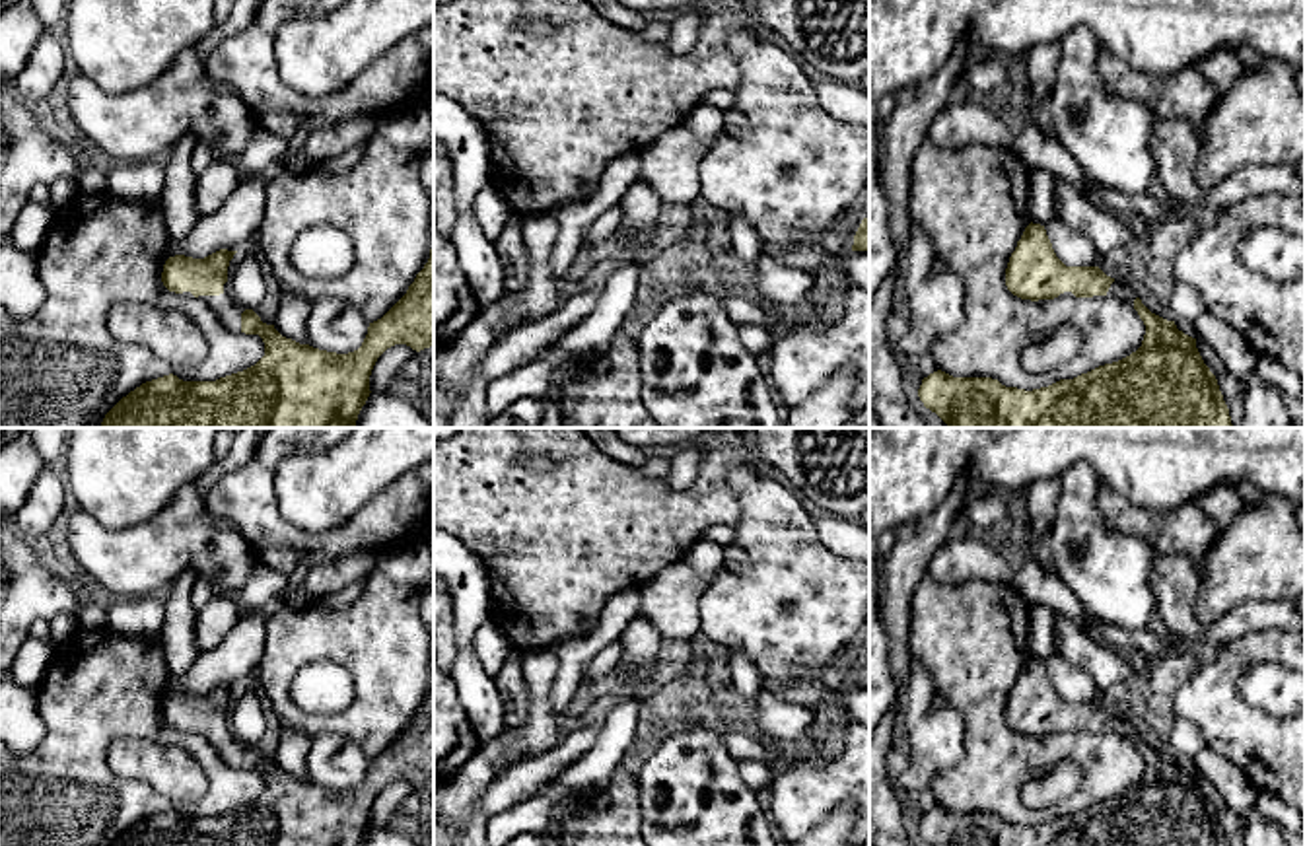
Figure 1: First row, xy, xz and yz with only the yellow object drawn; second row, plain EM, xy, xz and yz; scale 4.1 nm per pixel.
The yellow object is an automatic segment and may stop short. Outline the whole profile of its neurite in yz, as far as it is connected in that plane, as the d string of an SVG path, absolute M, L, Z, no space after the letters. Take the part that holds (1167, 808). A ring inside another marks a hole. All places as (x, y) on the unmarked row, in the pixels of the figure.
M1140 733L1134 745L1146 760L1142 782L1130 792L1074 815L1025 827L992 813L953 813L941 805L922 815L918 832L930 846L1229 846L1216 811L1204 799L1196 774L1151 749Z

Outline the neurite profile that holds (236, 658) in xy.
M241 611L226 638L202 652L189 671L171 677L165 696L175 690L204 694L220 685L241 687L255 677L265 653L266 618L261 611Z

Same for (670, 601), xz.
M687 560L671 564L640 587L640 609L667 648L683 648L700 638L700 597L714 578L702 576Z

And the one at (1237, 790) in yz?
M1204 749L1192 762L1196 774L1214 784L1229 809L1243 819L1252 811L1258 790L1243 768L1210 749Z

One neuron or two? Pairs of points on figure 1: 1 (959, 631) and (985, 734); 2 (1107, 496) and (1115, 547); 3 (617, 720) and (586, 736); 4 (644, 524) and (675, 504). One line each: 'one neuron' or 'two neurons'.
1: one neuron
2: two neurons
3: two neurons
4: one neuron

